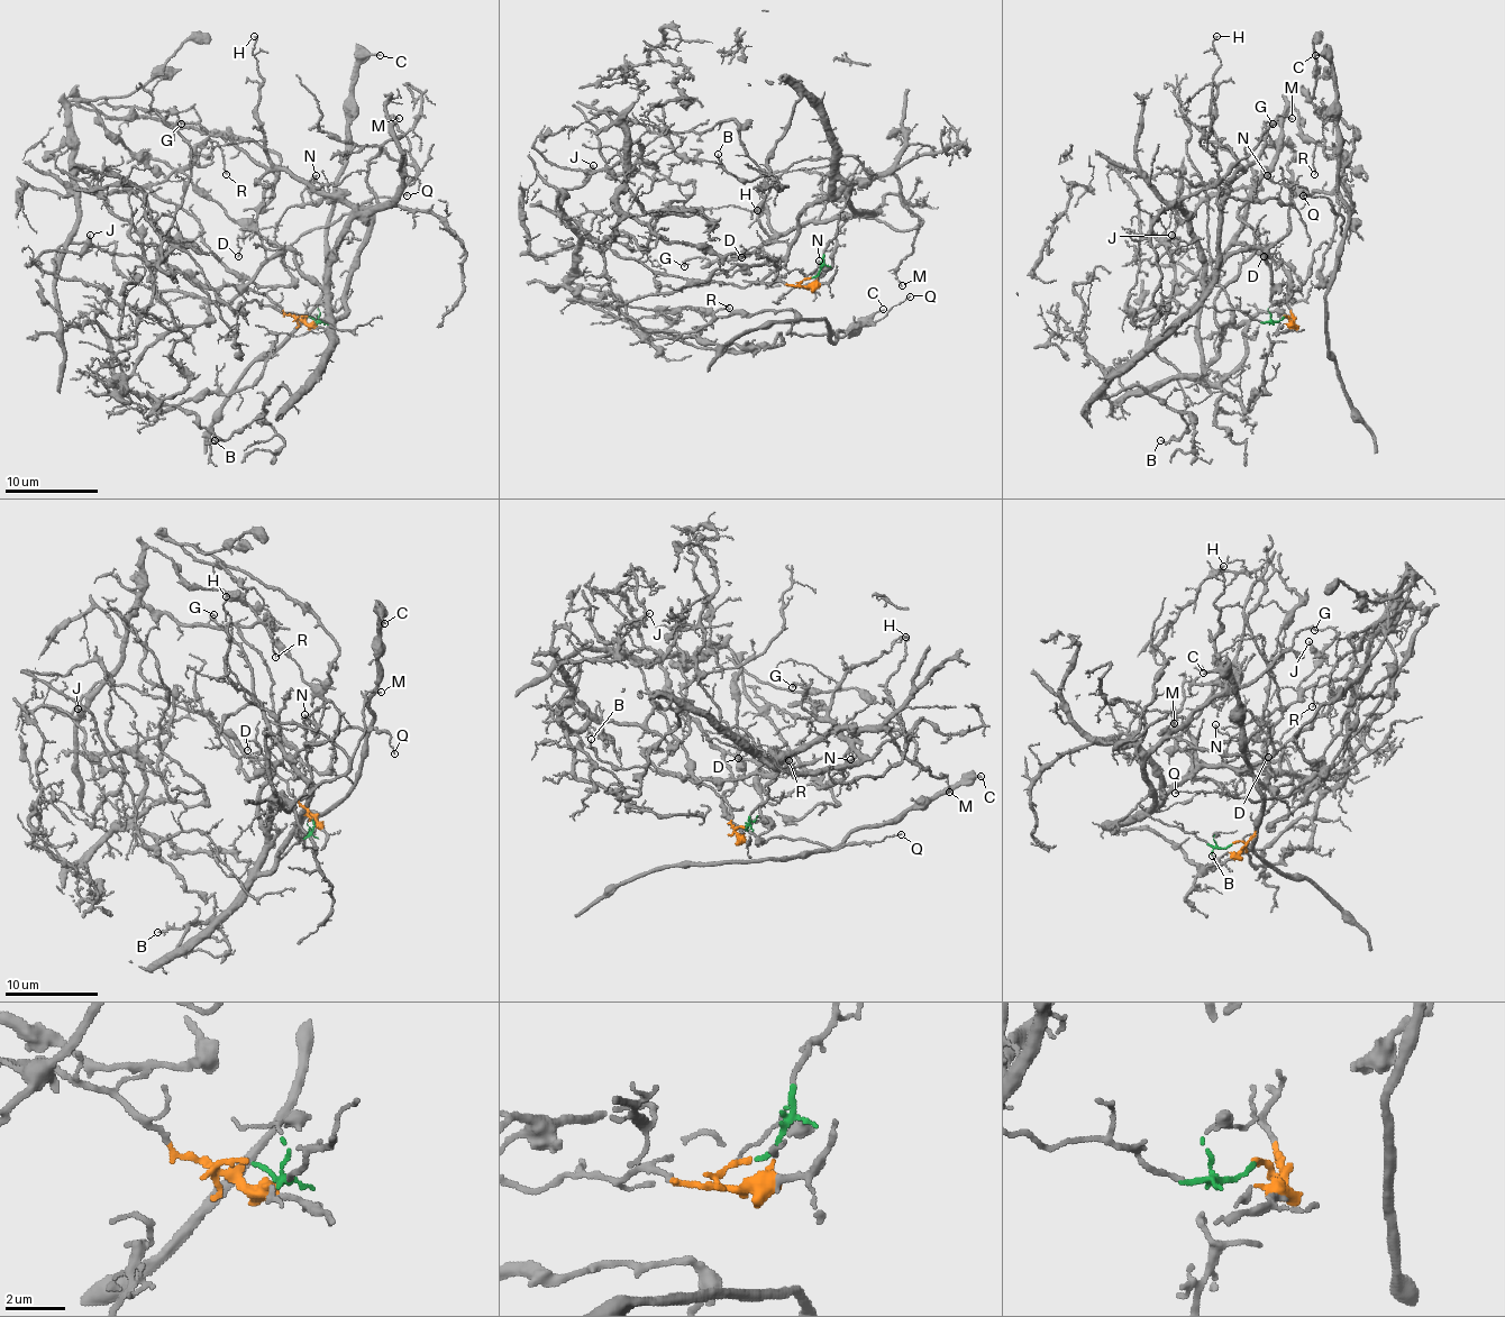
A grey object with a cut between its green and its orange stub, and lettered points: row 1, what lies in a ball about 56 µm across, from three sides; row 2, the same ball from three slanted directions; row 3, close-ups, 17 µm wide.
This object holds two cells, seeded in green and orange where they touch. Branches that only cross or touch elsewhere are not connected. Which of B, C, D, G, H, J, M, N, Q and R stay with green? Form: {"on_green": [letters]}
{"on_green": ["B", "D", "G", "H", "M", "N"]}

